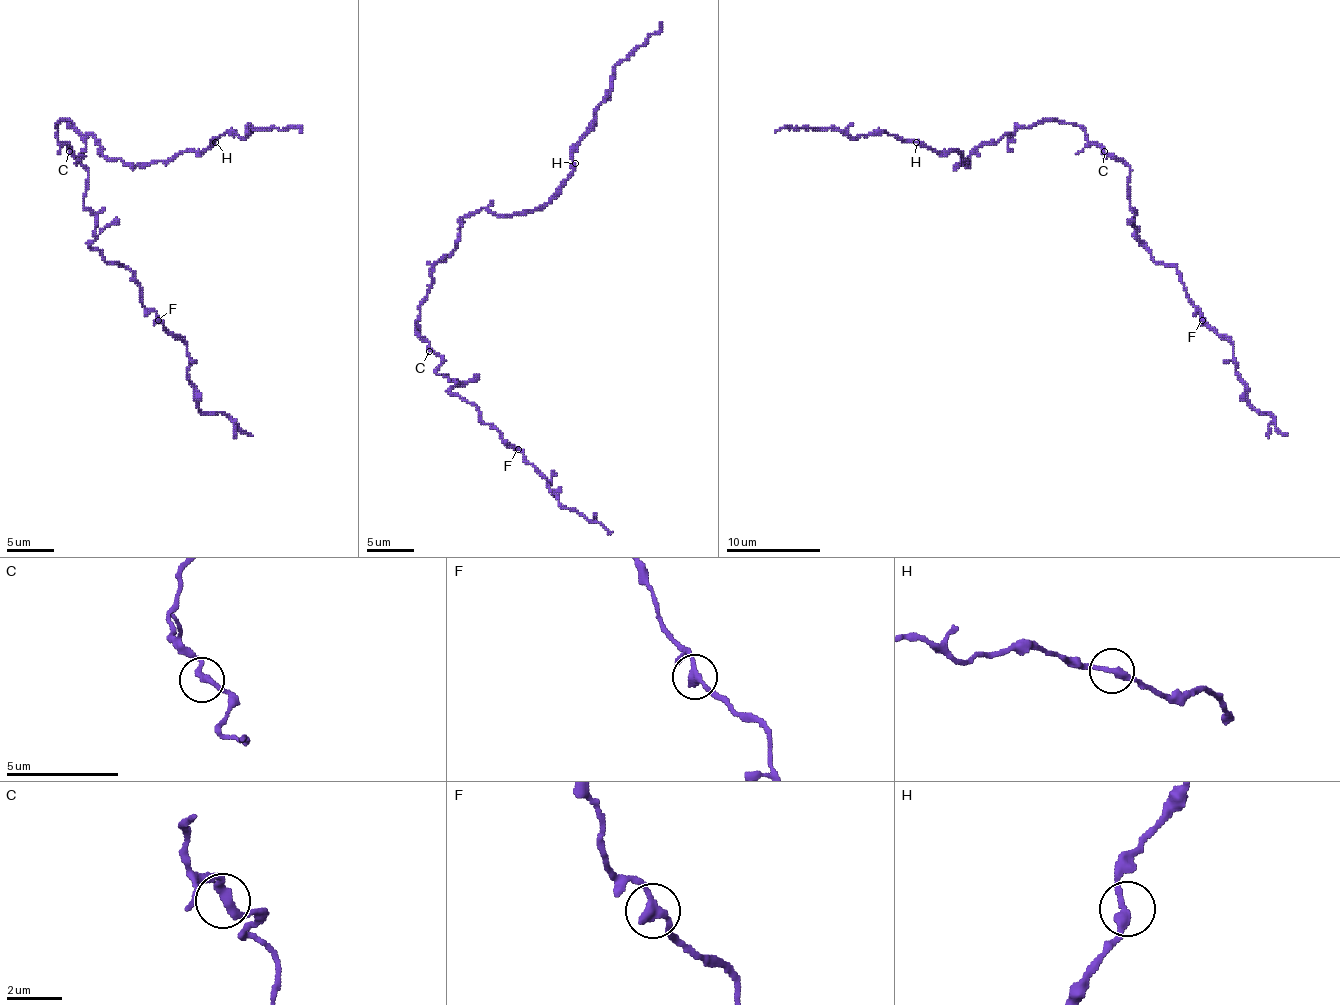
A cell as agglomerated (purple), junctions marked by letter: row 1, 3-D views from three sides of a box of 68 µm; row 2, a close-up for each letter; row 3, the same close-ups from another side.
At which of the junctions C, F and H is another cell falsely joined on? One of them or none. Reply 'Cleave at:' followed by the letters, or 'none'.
Cleave at: none

